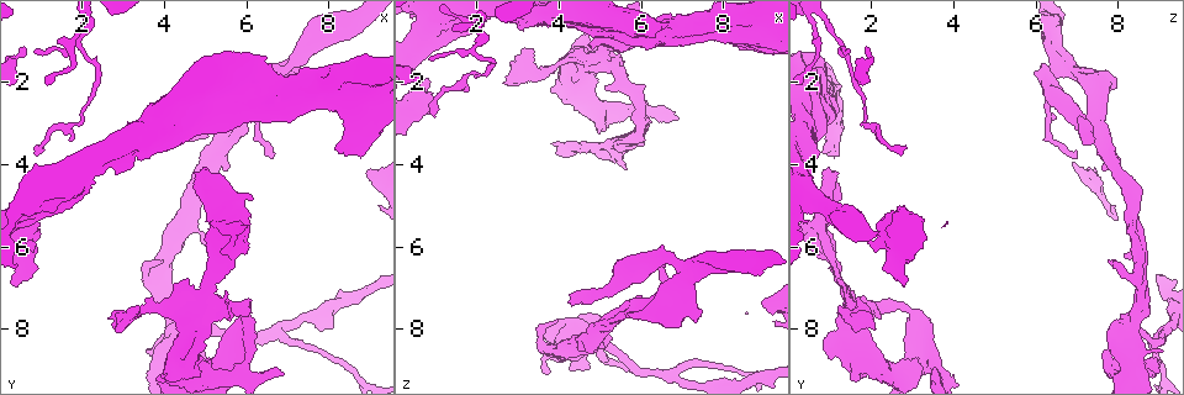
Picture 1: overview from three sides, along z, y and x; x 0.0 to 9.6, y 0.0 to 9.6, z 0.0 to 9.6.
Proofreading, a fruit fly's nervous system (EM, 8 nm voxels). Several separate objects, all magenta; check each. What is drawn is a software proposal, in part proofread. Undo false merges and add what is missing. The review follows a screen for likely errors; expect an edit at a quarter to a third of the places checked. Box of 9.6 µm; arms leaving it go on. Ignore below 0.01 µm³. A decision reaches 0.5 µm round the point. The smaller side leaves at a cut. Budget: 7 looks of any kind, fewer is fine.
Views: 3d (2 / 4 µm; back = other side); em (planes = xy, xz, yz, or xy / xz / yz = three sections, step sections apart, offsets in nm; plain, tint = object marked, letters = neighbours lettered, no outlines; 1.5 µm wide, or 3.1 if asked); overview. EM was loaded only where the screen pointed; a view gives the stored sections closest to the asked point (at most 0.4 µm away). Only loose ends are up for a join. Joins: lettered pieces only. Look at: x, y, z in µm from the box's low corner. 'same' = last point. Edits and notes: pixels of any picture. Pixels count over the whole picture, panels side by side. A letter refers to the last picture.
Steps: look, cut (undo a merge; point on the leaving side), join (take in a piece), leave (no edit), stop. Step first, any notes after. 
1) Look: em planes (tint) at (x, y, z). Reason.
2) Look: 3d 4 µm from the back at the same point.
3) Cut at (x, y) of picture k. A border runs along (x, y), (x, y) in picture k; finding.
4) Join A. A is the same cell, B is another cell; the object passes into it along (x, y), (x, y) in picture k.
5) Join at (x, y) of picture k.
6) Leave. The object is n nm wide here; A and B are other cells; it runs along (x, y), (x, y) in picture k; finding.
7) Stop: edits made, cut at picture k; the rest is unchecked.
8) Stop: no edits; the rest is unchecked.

Look: em planes (letters) at (6.90, 9.05, 2.85).

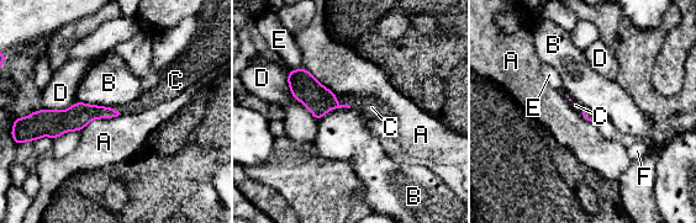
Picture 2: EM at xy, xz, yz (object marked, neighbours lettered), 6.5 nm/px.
Join C. The longest contact is with D, 380 nm; C is the same cell, A, B, D, E and F are other cells; the neuron continues.

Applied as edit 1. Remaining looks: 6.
Look: 3d 2 µm at (5.30, 6.65, 1.10). Arms part here.

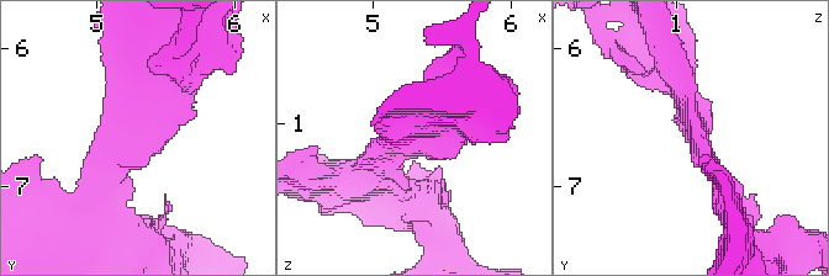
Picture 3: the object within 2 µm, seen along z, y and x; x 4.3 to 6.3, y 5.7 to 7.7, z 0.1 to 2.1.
Look: em planes (tint) at (5.32, 6.64, 1.14).

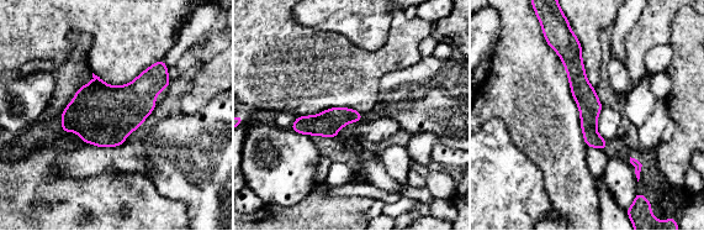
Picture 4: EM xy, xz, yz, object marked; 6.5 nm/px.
Look: em planes (letters) at the same point. See the neighbours.

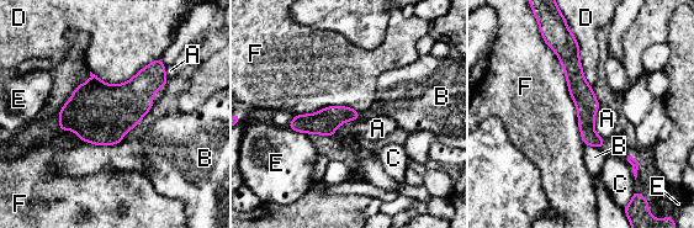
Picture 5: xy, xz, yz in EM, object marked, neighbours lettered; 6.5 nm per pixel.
Leave. A, B, C, D, E and F are other cells; 3 arms meet here; a border runs along (600, 106), (593, 130), (604, 138) in picture 5; continuous, no second neuron.

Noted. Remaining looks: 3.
Look: em yz step 8 (letters) at (3.25, 7.65, 1.65). Sharp bend.

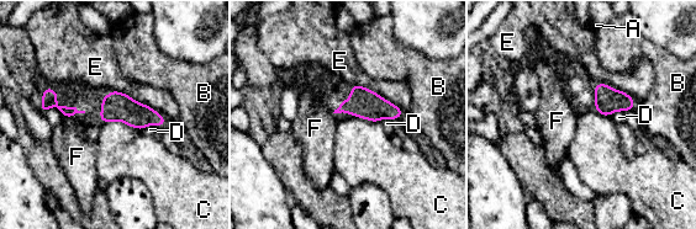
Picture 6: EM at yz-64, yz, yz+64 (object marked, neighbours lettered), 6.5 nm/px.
Look: em planes (letters) at the same point.

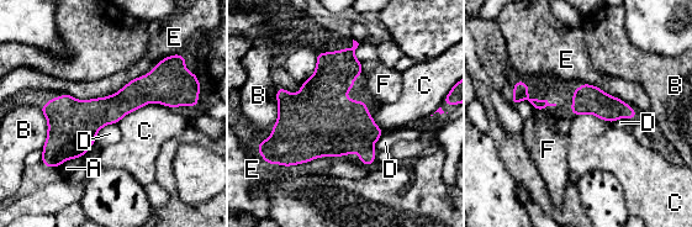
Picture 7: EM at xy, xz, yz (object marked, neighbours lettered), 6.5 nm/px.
Leave. The object is 190 nm wide here; the longest contact is with E, 750 nm; A, B, C, D, E and F are other cells; one neuron here.

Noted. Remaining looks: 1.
Stop: edits made, join at picture 2; the rest is unchecked.

